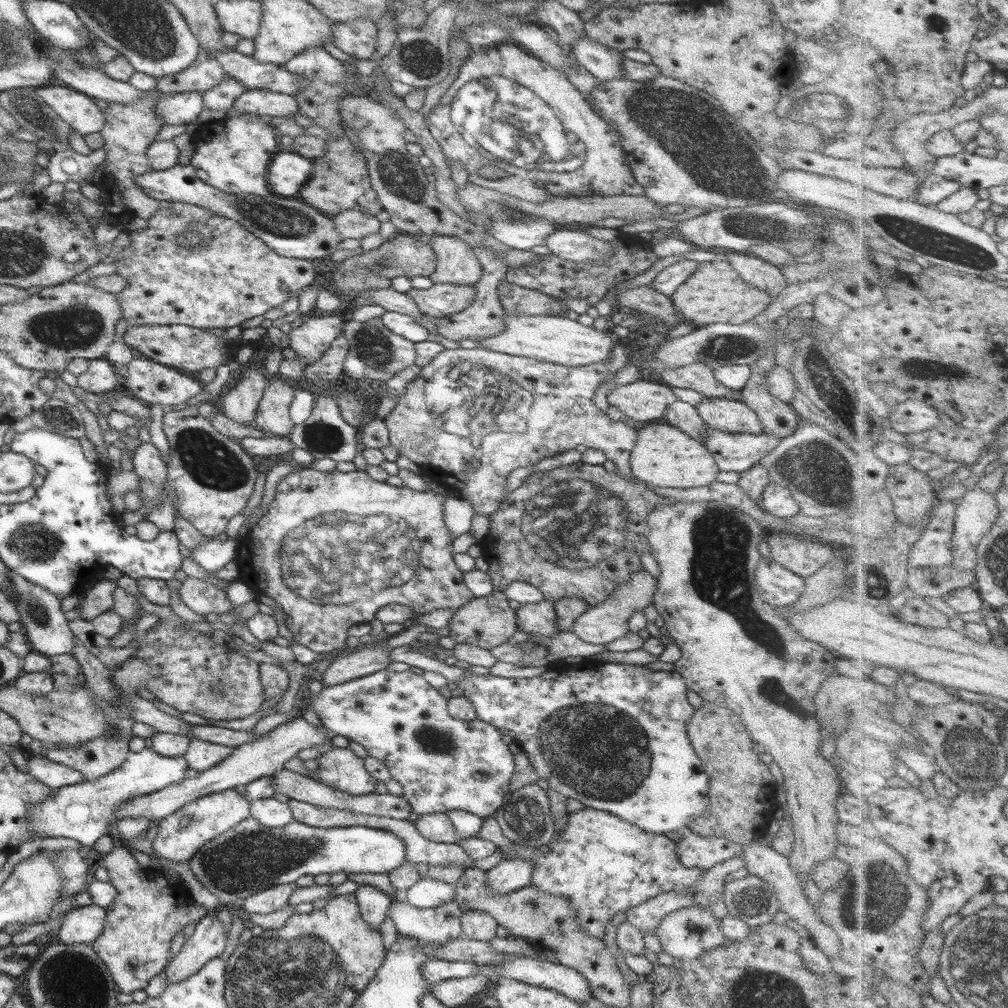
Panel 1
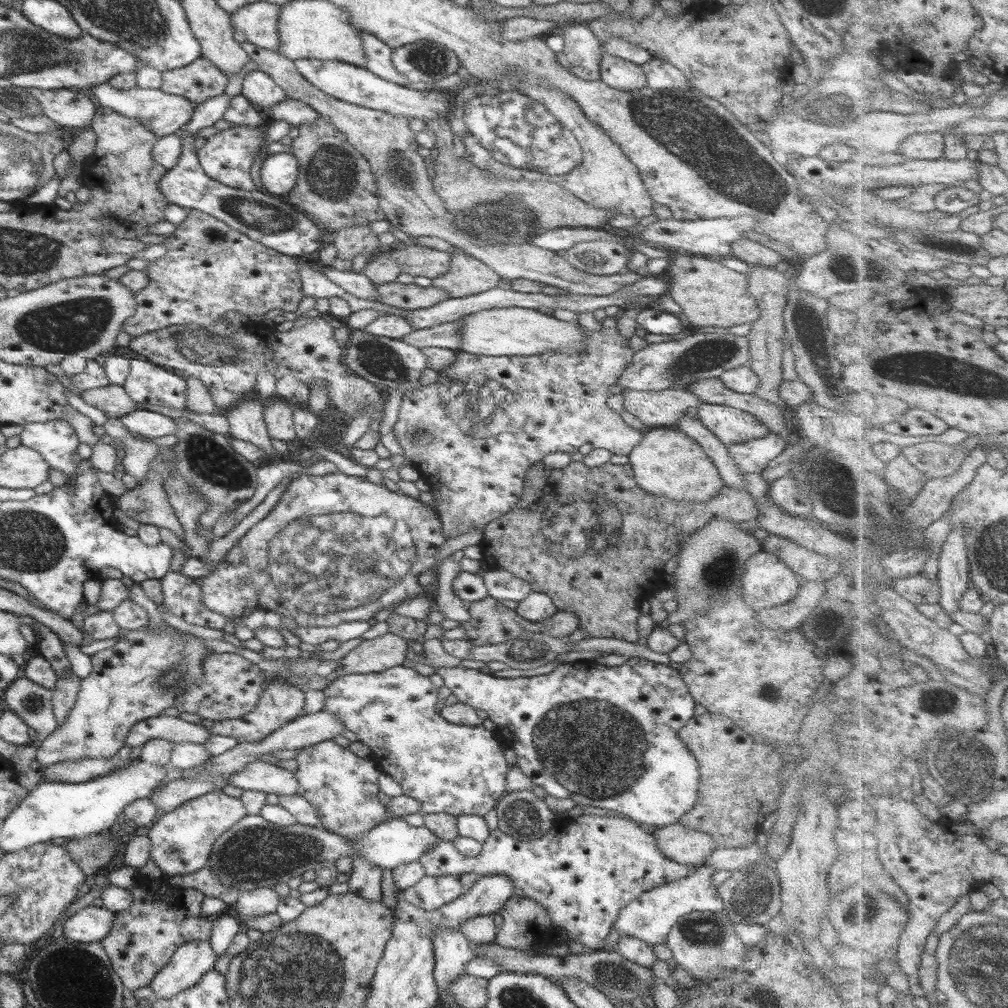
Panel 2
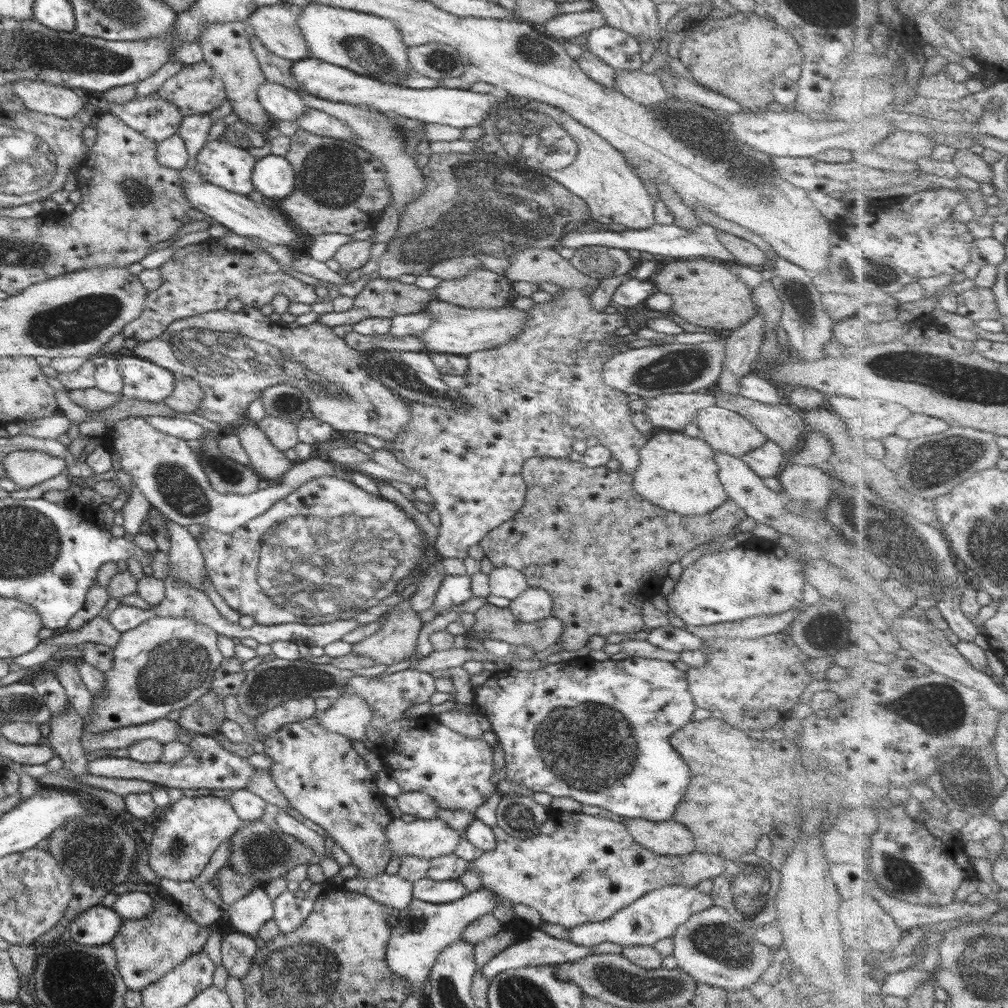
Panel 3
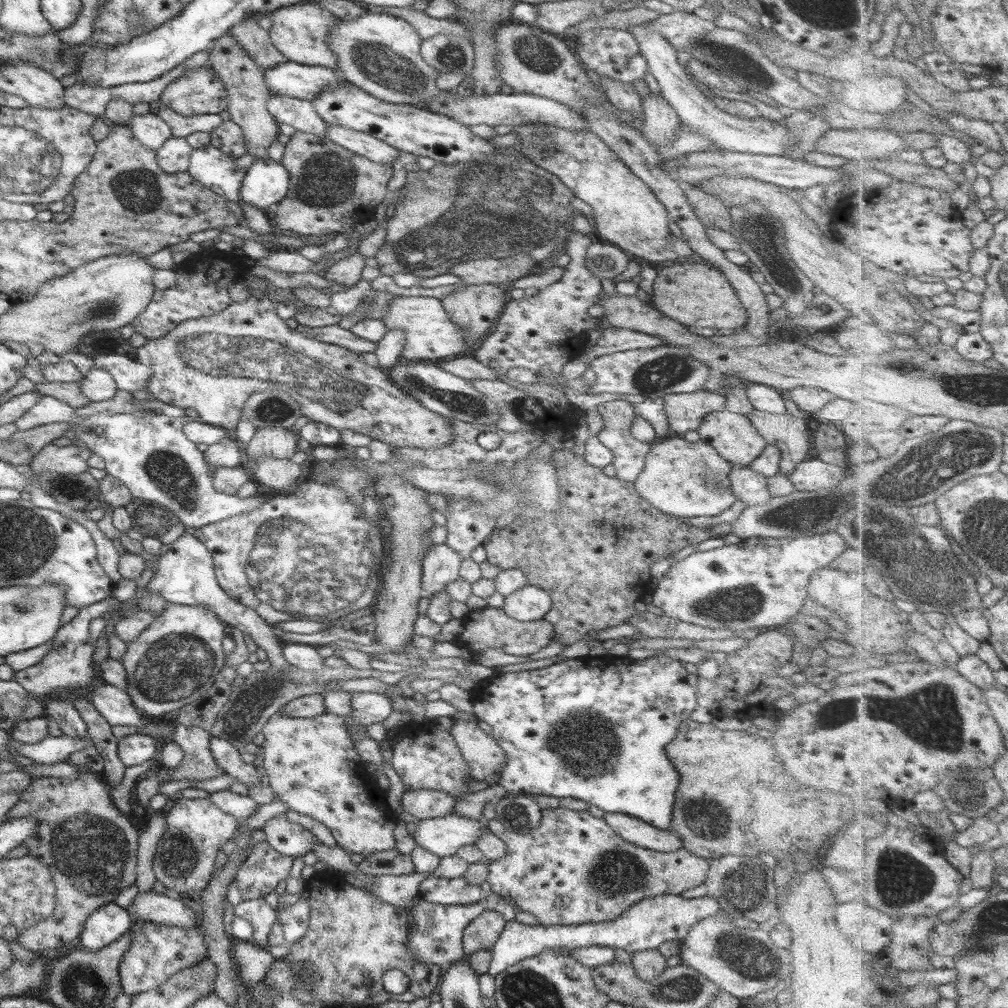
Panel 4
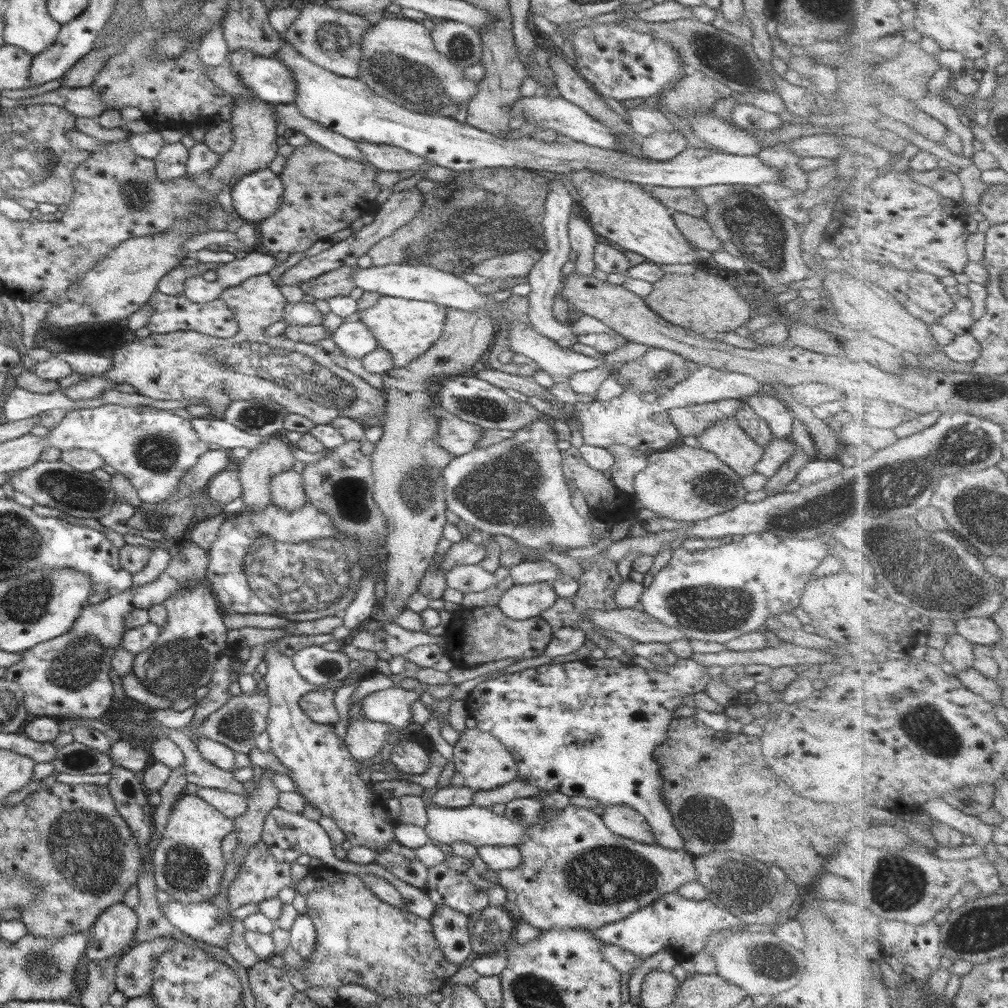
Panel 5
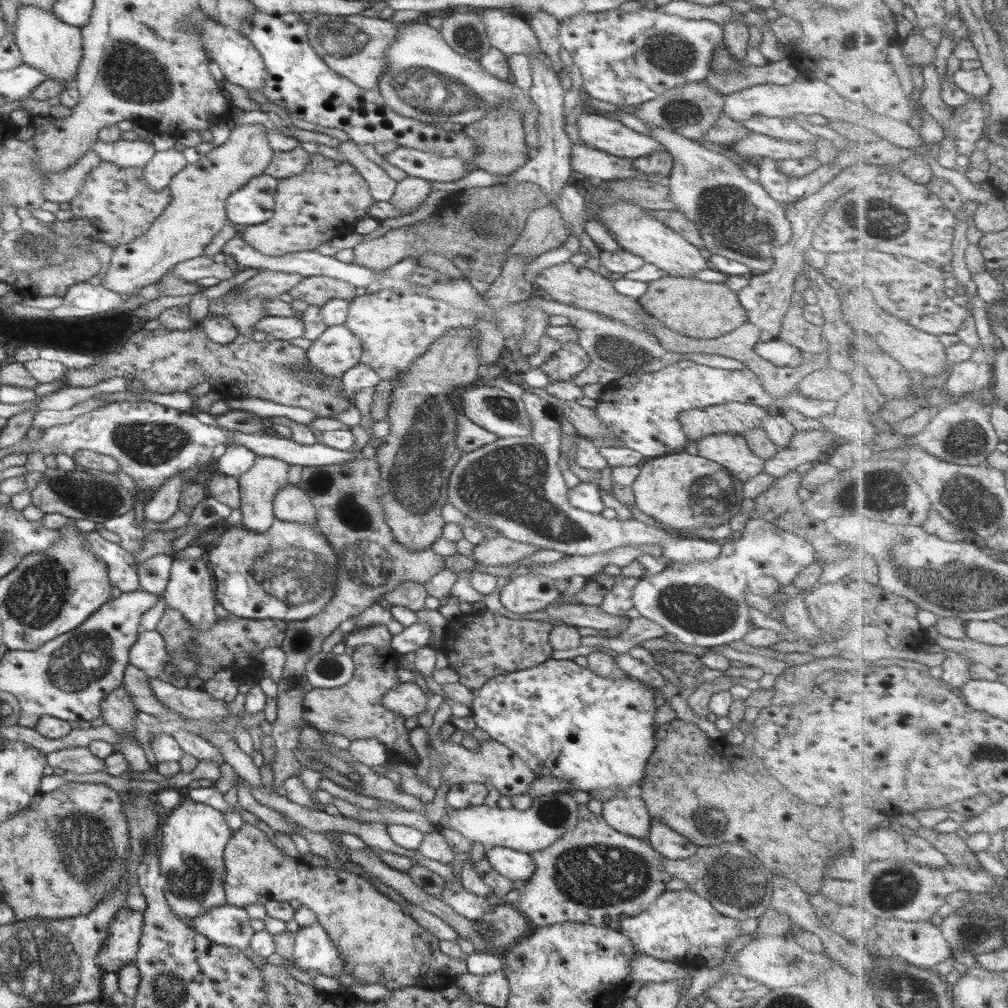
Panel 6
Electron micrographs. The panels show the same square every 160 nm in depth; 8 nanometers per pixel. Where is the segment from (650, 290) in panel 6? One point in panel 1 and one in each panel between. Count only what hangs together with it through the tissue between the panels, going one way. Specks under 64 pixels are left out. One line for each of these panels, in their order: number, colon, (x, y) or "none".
1: (714, 293)
2: (709, 294)
3: (705, 293)
4: (693, 293)
5: (706, 304)

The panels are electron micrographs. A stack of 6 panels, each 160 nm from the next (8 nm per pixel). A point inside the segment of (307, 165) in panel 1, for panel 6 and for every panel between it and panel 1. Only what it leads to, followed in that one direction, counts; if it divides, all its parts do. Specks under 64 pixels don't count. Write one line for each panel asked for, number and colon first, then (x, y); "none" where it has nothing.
2: (278, 173)
3: (272, 176)
4: (266, 181)
5: (256, 195)
6: (253, 203)

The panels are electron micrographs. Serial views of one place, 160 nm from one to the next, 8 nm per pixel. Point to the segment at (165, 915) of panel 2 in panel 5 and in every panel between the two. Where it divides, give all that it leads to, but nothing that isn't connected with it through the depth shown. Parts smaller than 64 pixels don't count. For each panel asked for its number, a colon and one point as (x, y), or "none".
3: (144, 949)
4: (155, 952)
5: (133, 978)

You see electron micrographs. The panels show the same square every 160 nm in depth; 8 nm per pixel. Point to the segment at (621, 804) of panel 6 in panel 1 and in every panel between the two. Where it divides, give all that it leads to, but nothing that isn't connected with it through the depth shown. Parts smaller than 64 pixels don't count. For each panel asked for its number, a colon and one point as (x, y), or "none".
1: (693, 851)
2: (677, 843)
3: (667, 838)
4: (630, 829)
5: (620, 820)

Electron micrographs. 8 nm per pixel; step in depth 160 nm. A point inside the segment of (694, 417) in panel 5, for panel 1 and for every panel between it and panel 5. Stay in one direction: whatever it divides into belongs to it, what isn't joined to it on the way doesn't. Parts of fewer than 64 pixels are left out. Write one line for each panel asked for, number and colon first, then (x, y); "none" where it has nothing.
1: (643, 401)
2: (661, 408)
3: (672, 410)
4: (683, 412)

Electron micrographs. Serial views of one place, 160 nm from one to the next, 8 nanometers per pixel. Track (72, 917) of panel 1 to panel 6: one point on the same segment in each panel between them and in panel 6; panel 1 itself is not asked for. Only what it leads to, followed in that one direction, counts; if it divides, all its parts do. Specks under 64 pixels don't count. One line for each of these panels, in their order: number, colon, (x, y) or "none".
2: (90, 924)
3: (97, 925)
4: (107, 923)
5: (112, 930)
6: (121, 943)

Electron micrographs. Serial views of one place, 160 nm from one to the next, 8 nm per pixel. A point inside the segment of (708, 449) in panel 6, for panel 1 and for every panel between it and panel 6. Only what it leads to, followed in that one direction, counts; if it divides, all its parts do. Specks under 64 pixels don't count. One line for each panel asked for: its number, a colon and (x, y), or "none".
1: (734, 416)
2: (731, 426)
3: (724, 431)
4: (731, 435)
5: (731, 445)

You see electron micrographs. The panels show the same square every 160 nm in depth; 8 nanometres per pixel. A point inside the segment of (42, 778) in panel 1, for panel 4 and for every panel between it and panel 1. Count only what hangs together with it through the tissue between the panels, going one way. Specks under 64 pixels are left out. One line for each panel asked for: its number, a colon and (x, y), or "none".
2: (86, 769)
3: (207, 765)
4: (197, 764)

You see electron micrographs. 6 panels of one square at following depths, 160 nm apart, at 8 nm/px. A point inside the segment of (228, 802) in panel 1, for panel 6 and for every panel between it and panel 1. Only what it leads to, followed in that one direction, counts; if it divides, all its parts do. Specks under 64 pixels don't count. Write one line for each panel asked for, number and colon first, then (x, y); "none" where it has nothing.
2: (181, 840)
3: (191, 830)
4: (184, 858)
5: (187, 863)
6: (191, 873)

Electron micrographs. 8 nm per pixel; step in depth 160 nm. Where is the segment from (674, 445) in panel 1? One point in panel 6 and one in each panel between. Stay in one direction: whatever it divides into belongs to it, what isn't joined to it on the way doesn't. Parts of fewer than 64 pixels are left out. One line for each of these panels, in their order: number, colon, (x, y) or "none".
2: (666, 462)
3: (676, 472)
4: (683, 479)
5: (685, 484)
6: (680, 491)

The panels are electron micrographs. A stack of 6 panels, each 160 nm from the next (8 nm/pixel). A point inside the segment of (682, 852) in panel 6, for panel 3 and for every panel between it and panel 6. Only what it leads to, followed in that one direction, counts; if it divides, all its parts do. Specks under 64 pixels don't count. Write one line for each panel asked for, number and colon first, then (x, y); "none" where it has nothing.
3: (597, 732)
4: (596, 733)
5: (578, 730)

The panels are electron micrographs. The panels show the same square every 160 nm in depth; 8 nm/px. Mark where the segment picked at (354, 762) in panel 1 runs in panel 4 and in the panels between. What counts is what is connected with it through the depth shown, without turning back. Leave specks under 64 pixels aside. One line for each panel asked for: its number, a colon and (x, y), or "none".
2: (342, 787)
3: (320, 775)
4: (311, 765)

